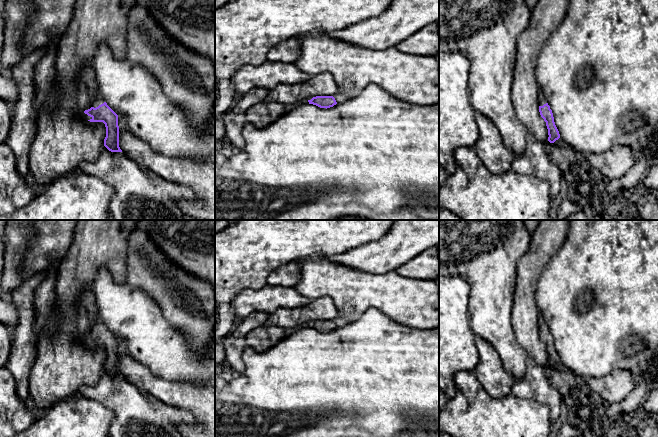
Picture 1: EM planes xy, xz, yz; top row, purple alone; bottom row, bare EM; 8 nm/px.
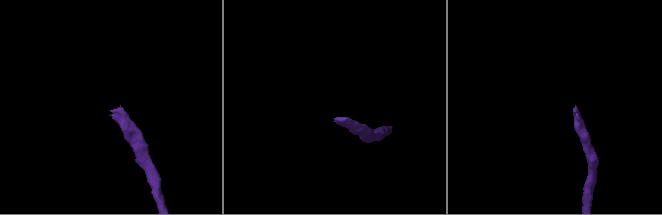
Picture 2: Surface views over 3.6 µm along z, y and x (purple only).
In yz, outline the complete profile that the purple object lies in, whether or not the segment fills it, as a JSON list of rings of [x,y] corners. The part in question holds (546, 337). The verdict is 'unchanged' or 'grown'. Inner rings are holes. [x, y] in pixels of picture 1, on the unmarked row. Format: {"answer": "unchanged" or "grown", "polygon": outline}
{"answer": "grown", "polygon": [[[539,311],[538,314],[538,324],[539,324],[539,336],[541,341],[546,346],[546,350],[548,353],[548,365],[550,367],[554,367],[556,364],[560,362],[559,355],[555,349],[554,341],[550,330],[548,329],[542,313]]]}

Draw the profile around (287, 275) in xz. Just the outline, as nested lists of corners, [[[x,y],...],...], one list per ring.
[[[297,259],[273,271],[266,279],[266,284],[272,286],[294,288],[299,281],[300,265],[303,259]]]

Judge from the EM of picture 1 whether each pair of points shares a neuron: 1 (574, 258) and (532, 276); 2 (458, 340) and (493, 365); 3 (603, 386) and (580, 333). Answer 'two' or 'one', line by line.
1: two
2: two
3: two

